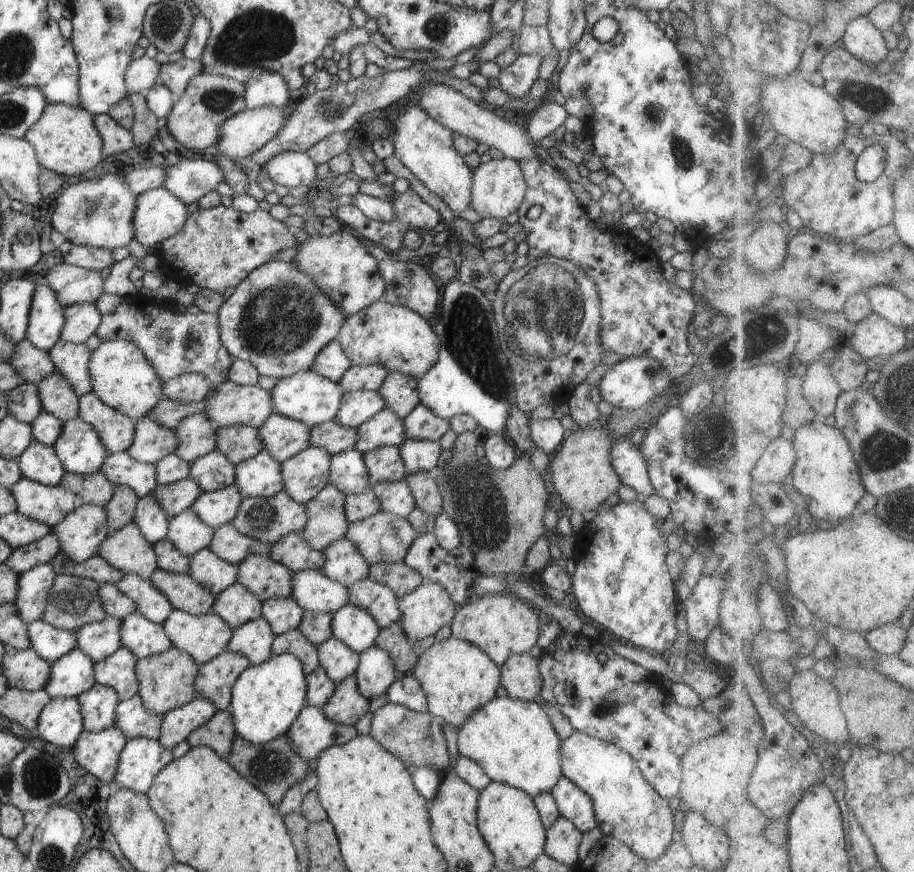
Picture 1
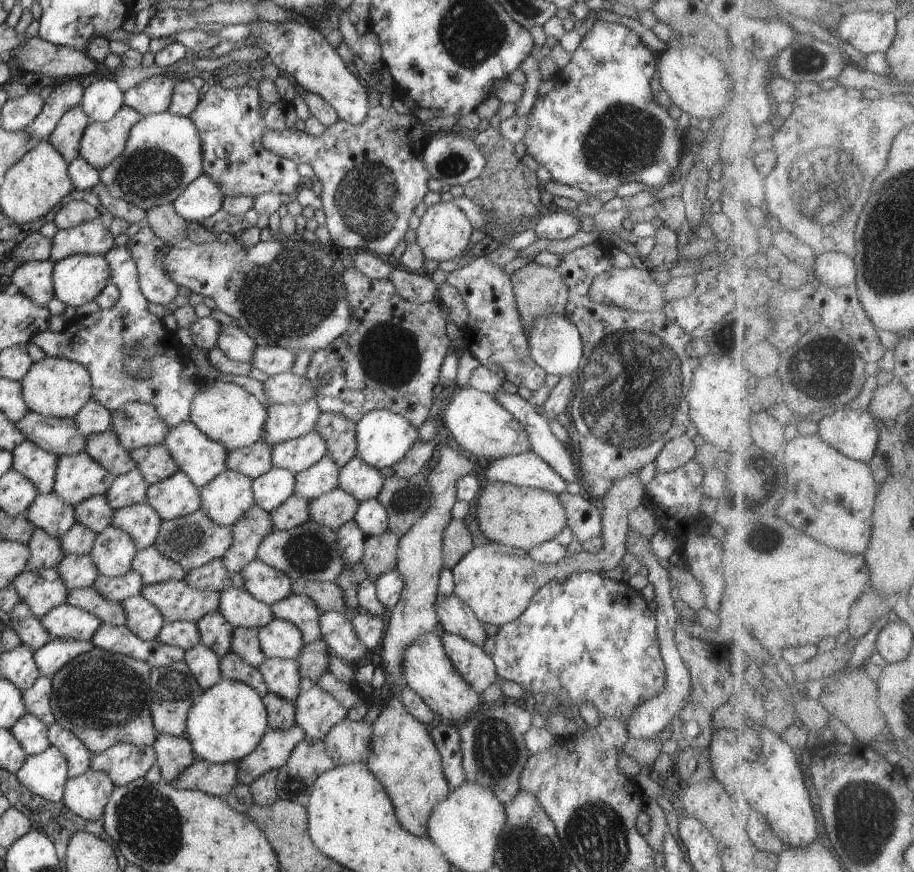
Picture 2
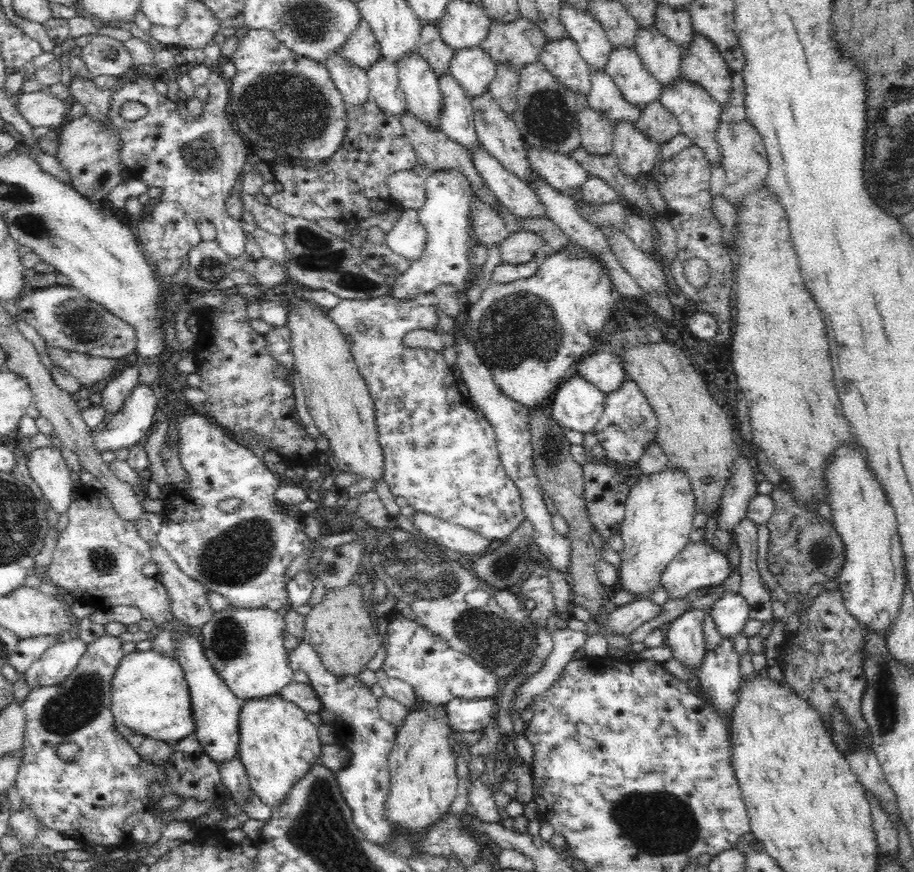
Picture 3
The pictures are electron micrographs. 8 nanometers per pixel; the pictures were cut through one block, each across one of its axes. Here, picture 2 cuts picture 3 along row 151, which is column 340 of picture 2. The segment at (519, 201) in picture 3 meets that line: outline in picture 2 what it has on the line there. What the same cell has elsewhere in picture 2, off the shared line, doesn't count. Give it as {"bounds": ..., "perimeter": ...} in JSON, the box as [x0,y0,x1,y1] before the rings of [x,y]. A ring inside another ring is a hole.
{"bounds":[338,455,384,502],"perimeter":[[[356,455],[341,468],[338,478],[338,488],[352,494],[358,502],[376,499],[382,491],[382,484],[384,476],[380,470],[368,466]]]}

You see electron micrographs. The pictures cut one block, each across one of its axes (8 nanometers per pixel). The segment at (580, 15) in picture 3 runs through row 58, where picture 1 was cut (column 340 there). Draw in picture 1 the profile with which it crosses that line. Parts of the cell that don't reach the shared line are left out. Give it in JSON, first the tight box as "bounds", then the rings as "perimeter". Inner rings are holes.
{"bounds":[291,571,349,615],"perimeter":[[[322,571],[293,573],[291,585],[291,597],[305,611],[333,615],[349,603],[349,589],[324,576]]]}

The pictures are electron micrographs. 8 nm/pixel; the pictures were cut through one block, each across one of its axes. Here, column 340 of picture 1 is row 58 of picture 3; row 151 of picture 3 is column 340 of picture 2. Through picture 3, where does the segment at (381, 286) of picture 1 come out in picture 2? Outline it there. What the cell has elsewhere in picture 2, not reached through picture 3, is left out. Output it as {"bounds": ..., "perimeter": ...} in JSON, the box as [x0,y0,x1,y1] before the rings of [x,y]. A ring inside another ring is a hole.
{"bounds":[162,235,350,350],"perimeter":[[[278,235],[268,242],[258,242],[252,248],[244,248],[238,239],[230,242],[195,244],[187,237],[168,250],[162,258],[162,266],[176,286],[184,286],[192,293],[214,300],[218,310],[234,318],[257,346],[280,346],[289,350],[321,350],[340,338],[350,324],[350,304],[346,300],[346,288],[341,276],[333,272],[332,263],[336,251],[324,252],[318,244]]]}

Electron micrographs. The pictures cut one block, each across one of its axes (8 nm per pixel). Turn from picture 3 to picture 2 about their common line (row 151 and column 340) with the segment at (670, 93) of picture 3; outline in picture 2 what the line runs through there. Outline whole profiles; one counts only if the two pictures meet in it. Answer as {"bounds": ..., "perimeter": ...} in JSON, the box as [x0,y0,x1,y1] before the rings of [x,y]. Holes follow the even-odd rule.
{"bounds":[295,679,348,742],"perimeter":[[[302,679],[295,701],[296,725],[304,730],[306,742],[323,741],[326,734],[347,717],[348,711],[316,681]]]}

